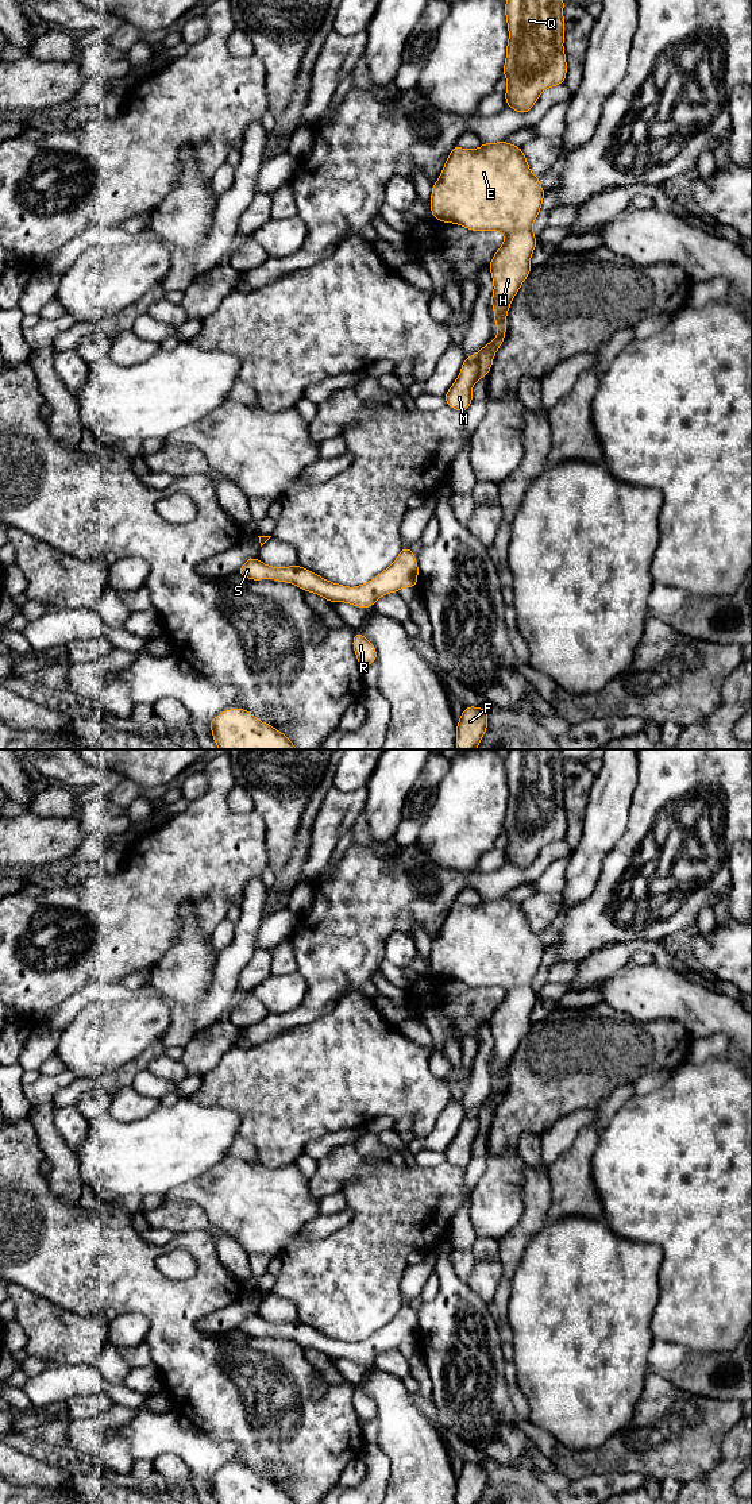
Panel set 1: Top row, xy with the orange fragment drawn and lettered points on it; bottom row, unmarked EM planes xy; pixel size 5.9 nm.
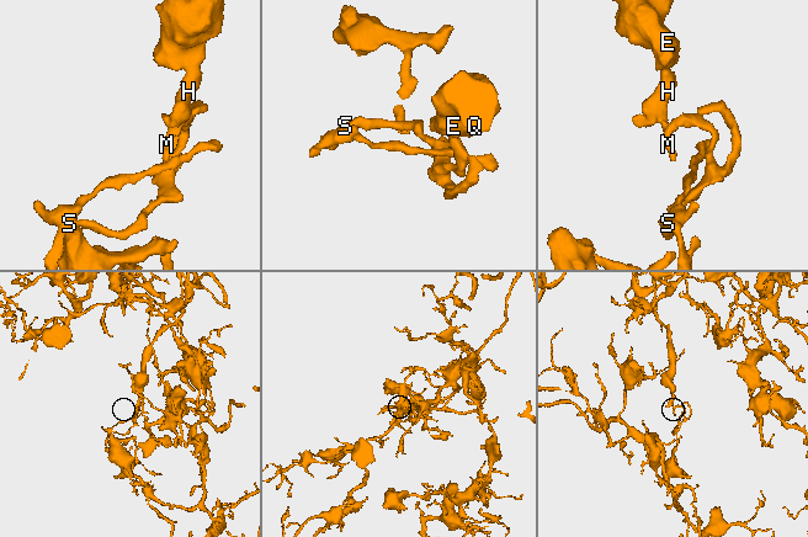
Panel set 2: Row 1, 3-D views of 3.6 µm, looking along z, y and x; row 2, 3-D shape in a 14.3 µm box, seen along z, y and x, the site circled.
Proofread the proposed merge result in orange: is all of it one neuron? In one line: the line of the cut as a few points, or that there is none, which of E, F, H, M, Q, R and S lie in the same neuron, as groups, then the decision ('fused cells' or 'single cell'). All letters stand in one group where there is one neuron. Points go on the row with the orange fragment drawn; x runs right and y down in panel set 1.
xy (474, 355), (479, 367), (479, 376) | E H Q / F M R S | fused cells

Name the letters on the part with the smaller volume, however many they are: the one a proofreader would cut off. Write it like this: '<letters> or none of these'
E, H, Q

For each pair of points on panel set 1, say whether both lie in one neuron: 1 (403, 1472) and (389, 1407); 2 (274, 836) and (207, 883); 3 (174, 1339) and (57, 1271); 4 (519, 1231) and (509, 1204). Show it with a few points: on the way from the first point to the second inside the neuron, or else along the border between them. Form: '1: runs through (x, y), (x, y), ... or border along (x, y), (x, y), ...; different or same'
1: runs through (403, 1456), (401, 1423); same
2: border along (255, 812), (265, 824), (265, 845), (269, 863); different
3: runs through (151, 1308), (114, 1271), (88, 1271); same
4: border along (523, 1194), (523, 1214), (500, 1240); different

